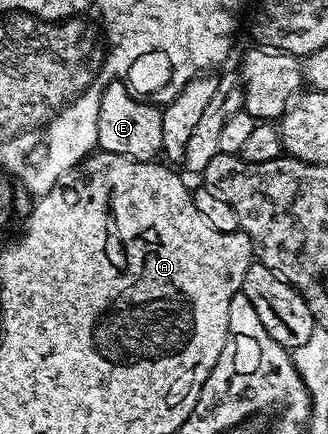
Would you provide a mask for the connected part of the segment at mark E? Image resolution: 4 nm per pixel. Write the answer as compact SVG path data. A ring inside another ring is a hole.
M124 81L111 83L103 92L103 100L99 100L97 146L112 154L134 158L137 162L152 162L161 154L162 140L161 110L134 94Z

